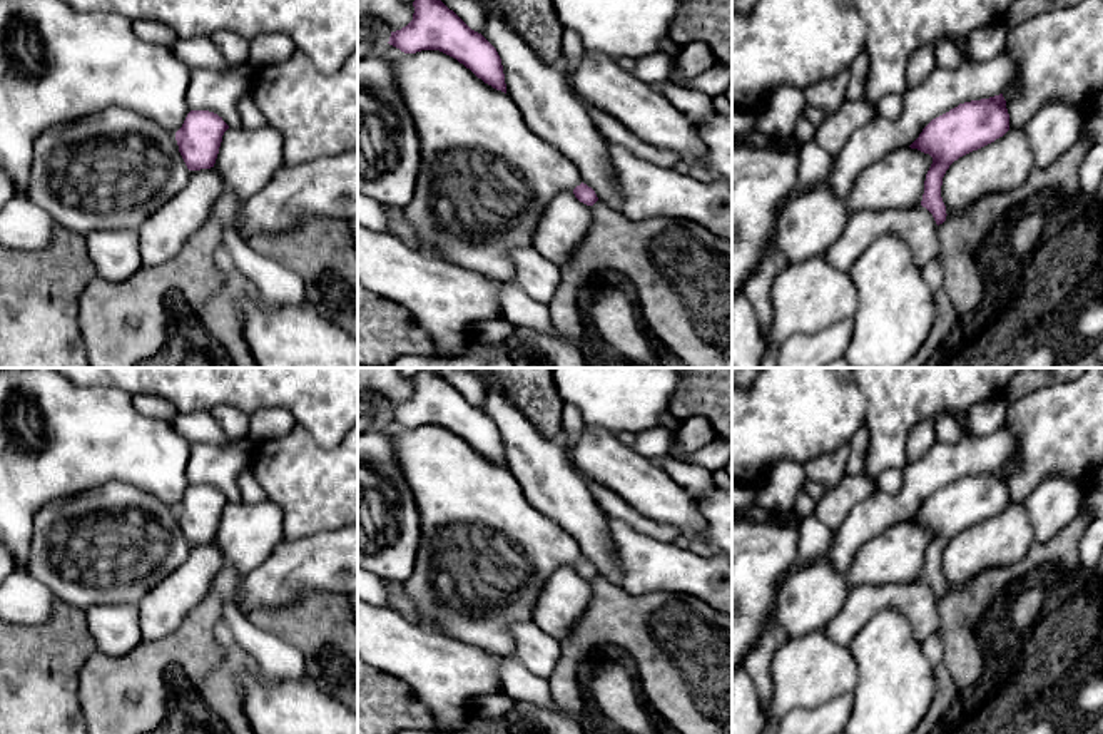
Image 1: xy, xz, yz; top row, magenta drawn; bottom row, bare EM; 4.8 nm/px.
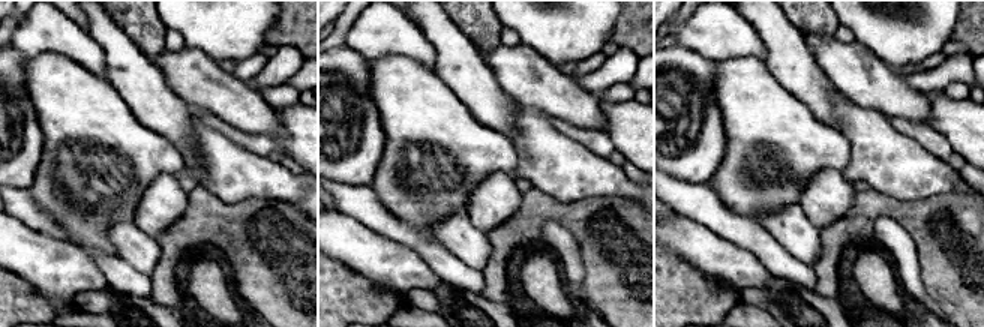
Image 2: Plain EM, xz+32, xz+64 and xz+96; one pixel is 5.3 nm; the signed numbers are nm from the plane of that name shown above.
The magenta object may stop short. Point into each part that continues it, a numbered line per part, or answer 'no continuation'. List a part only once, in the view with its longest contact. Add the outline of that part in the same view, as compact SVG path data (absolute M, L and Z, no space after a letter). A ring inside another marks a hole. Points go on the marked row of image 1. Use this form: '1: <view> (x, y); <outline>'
no continuation

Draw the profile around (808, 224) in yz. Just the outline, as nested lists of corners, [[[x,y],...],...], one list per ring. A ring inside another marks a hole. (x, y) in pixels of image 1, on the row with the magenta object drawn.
[[[826,186],[790,199],[779,214],[775,252],[789,266],[824,256],[841,236],[851,212]]]

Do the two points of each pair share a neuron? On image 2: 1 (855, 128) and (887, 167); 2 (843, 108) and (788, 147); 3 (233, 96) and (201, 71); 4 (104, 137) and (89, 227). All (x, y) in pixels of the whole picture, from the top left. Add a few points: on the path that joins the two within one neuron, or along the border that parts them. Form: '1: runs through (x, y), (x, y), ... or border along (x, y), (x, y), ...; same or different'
1: runs through (864, 137), (884, 158); same
2: border along (839, 128), (851, 144), (851, 159), (848, 162); different
3: runs through (225, 95), (209, 78); same
4: runs through (98, 159), (98, 204); same

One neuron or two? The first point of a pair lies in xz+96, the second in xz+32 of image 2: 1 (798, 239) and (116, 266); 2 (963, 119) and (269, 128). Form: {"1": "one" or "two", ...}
{"1": "two", "2": "two"}

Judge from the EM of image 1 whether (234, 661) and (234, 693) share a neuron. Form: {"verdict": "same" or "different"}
{"verdict": "same"}

